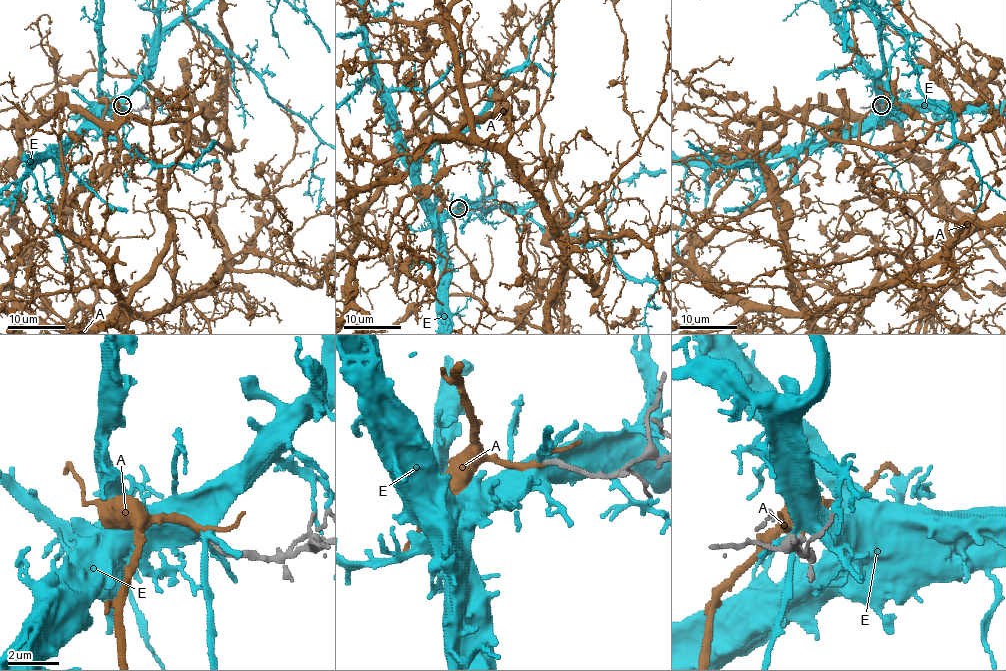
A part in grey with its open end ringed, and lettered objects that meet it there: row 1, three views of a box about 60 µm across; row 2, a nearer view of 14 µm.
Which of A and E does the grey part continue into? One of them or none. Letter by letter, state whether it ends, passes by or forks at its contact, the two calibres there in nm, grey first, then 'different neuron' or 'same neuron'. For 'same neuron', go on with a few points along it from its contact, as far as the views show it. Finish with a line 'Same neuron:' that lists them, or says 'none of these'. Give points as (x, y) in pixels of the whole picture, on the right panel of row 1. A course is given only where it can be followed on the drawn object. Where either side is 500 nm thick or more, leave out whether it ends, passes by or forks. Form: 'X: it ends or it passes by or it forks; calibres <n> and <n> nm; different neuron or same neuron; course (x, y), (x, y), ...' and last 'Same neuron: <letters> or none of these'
A: it passes by; calibres 240 and 150 nm; same neuron; course (880, 106), (864, 191), (915, 243), (854, 326), (817, 285), (775, 329)
E: it forks; calibres 220 and 320 nm; different neuron
Same neuron: A

